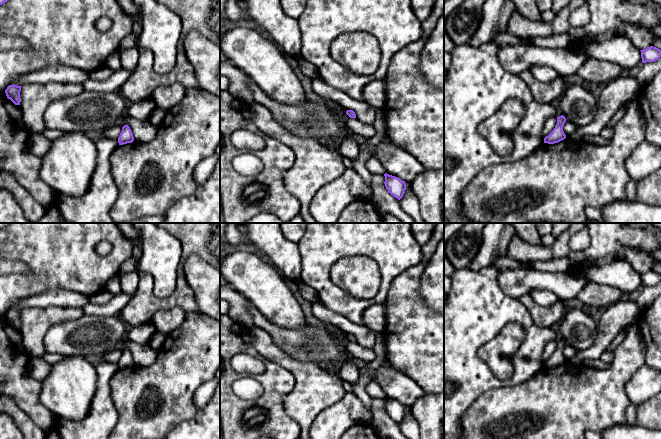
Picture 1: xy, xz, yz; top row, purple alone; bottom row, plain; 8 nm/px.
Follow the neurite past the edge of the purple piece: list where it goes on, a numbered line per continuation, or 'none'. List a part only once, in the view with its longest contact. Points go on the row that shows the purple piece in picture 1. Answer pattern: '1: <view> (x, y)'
none

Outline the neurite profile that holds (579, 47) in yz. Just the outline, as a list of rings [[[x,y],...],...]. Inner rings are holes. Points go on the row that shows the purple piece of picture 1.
[[[586,40],[577,41],[575,43],[570,44],[567,49],[573,54],[582,54],[586,52]]]

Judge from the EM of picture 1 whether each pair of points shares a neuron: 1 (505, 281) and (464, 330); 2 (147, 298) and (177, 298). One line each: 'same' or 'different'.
1: different
2: same

